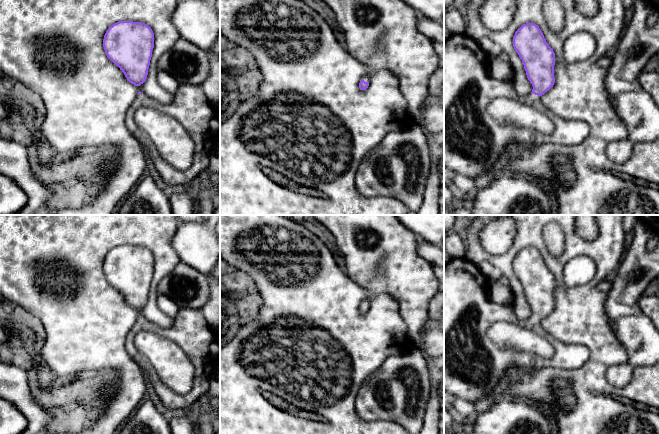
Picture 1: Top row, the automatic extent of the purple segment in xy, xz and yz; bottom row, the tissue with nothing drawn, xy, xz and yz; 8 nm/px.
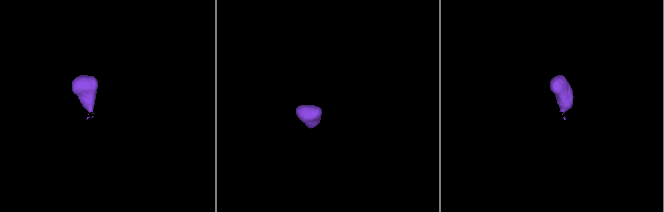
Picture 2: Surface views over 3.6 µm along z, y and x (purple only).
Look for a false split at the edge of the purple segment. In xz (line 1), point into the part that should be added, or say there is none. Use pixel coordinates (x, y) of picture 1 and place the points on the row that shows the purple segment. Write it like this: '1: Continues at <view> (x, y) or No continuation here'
1: Continues at xz (366, 78)

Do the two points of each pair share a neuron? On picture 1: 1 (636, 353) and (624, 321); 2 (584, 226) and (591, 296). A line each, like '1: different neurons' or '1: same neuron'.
1: same neuron
2: different neurons

